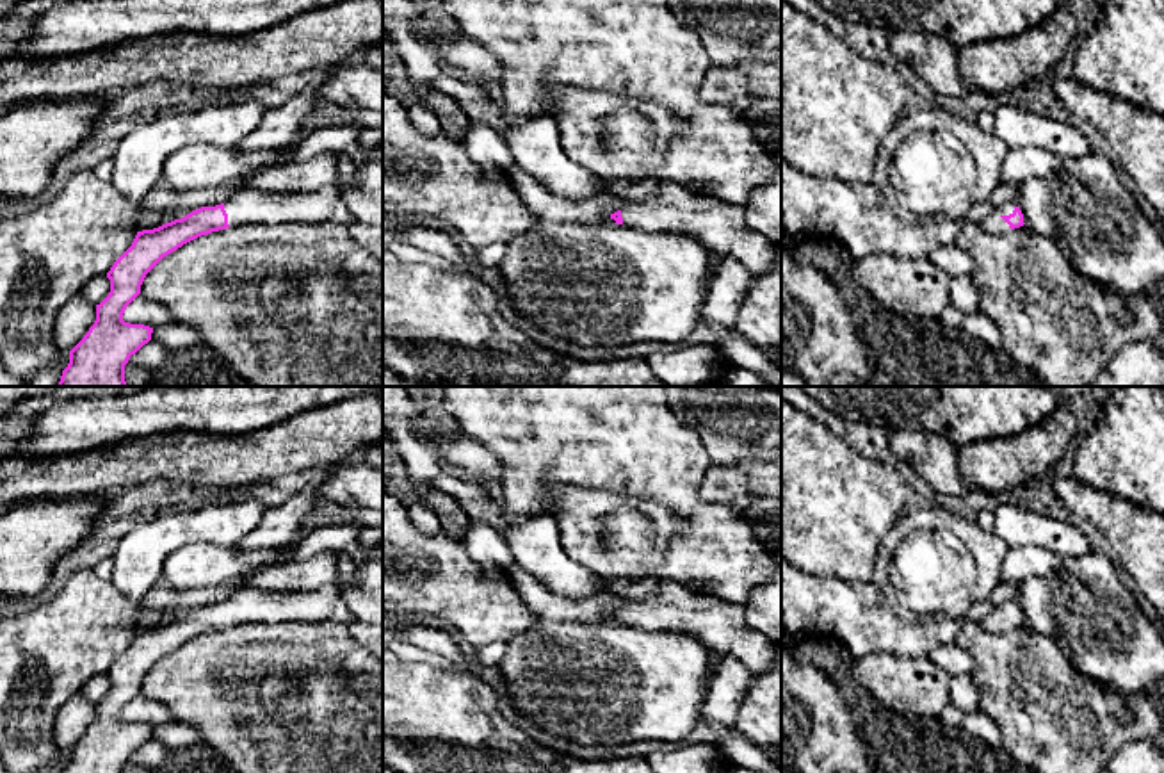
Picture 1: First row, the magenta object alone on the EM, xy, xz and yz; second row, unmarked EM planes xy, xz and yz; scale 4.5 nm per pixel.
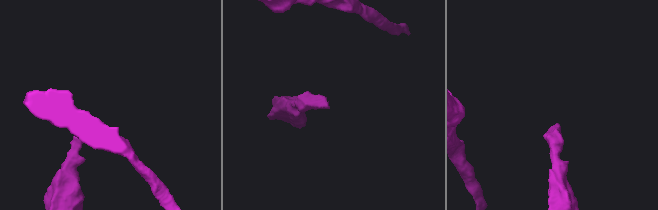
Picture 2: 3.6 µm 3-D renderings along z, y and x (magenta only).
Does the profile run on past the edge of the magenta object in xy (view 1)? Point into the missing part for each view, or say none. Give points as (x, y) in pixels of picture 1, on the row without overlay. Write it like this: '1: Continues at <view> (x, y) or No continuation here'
1: Continues at xy (248, 604)

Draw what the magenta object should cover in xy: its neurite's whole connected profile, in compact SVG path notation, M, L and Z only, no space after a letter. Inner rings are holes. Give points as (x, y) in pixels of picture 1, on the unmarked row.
M336 584L294 593L269 593L244 586L226 602L201 606L182 618L137 631L132 645L107 671L110 691L96 704L96 720L69 750L69 762L62 773L125 773L130 755L151 739L153 727L125 721L123 712L141 693L146 673L183 643L244 622L324 620L344 625L356 620Z

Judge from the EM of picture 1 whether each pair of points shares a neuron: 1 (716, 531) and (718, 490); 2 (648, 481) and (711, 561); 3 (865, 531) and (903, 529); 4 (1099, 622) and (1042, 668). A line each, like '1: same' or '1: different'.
1: different
2: same
3: different
4: different

